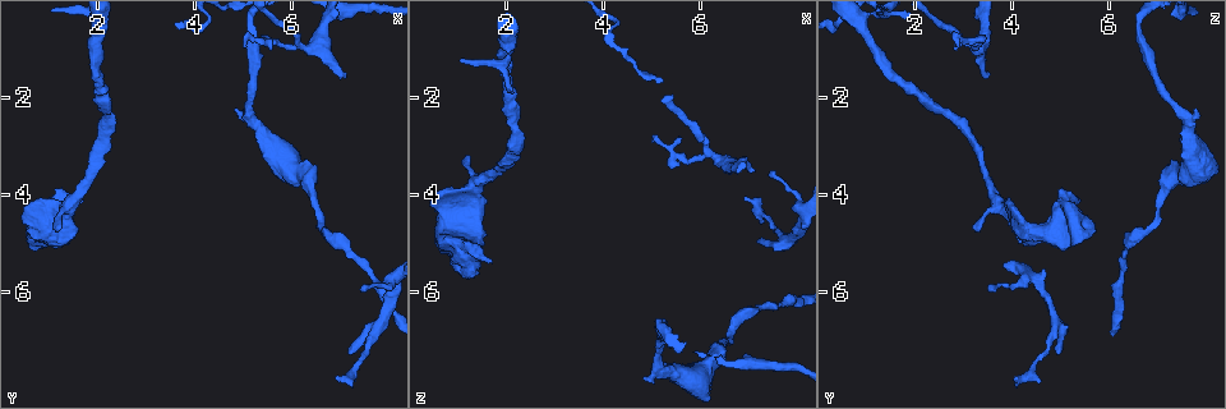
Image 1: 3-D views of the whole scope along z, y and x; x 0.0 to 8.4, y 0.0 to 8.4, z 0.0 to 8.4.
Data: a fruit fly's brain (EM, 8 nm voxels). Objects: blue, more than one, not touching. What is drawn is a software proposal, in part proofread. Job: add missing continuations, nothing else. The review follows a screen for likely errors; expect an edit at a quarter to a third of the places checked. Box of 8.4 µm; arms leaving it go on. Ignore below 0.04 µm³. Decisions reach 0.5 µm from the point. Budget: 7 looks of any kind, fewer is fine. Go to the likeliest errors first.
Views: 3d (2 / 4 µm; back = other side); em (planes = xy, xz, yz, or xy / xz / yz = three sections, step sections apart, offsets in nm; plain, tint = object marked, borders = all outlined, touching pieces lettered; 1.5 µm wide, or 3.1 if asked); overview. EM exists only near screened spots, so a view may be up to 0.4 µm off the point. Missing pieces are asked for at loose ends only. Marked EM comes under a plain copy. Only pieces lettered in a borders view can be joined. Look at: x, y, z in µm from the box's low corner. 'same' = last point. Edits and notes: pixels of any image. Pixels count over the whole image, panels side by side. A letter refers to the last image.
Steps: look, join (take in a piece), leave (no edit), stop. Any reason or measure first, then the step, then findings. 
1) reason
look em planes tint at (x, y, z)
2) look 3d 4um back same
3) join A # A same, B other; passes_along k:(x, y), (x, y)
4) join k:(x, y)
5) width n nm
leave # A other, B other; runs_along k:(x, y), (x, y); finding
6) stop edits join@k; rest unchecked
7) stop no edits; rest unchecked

an open end
look em xz step 8 tint at (7.10, 1.60, 3.60)

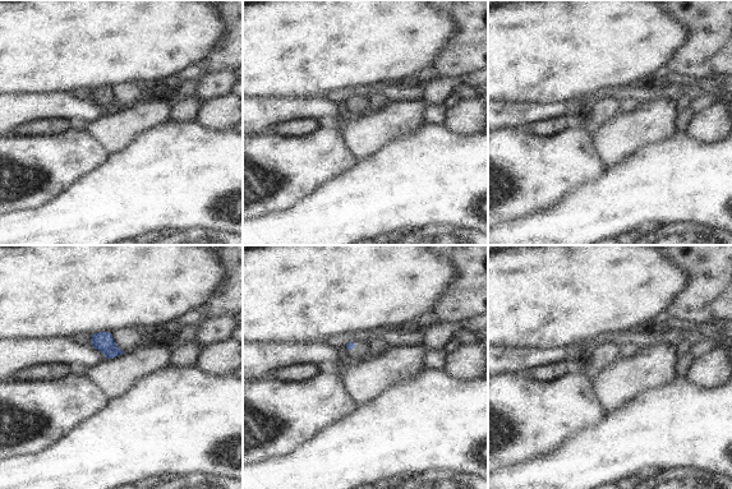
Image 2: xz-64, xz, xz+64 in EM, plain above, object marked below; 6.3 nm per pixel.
look em planes borders same

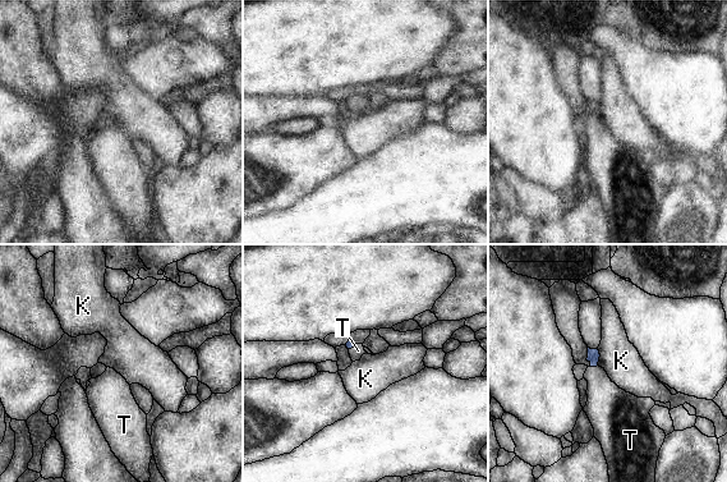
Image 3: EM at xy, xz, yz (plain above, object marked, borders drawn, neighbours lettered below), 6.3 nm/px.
join T # K other, T same; passes_along 3:(593, 354), (593, 366), (607, 403); it goes on there

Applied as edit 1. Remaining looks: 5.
free end
look em planes borders at (5.05, 0.90, 2.90)

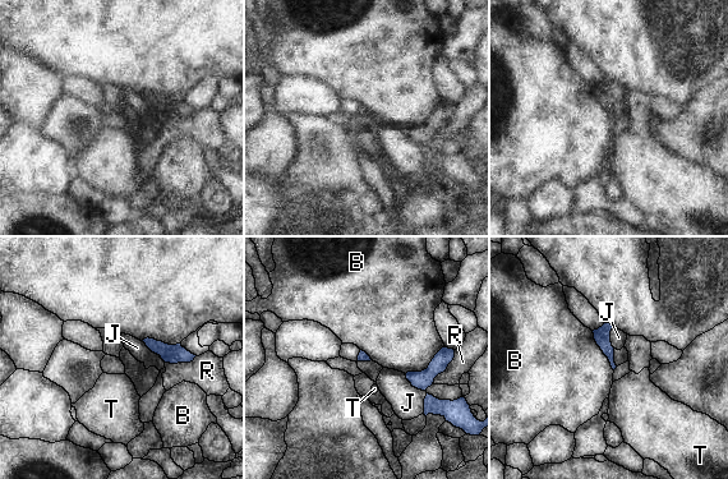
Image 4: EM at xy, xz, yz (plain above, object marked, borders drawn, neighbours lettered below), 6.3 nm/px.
leave # B other, J other, R other, T other; border 4:(445, 346), (425, 368), (405, 374); none of them fits

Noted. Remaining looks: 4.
stop edits join@3; rest unchecked

